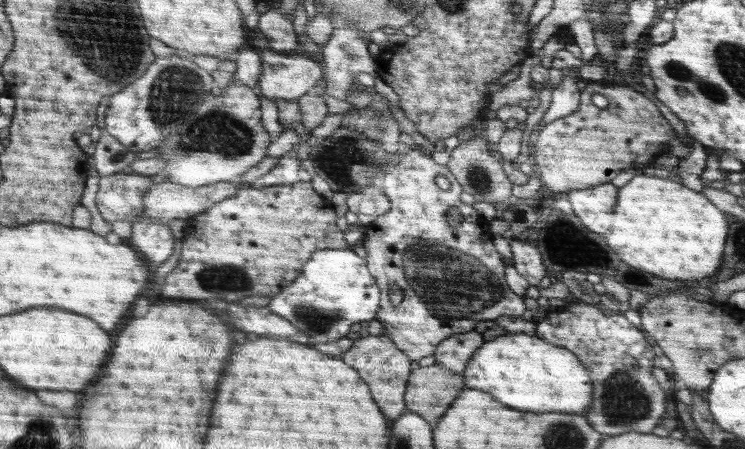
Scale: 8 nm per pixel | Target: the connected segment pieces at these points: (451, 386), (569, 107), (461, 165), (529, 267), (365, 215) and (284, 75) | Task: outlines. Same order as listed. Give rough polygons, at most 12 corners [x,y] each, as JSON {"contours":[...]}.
{"contours":[[[437,362],[411,371],[407,411],[436,426],[462,378]],[[570,72],[553,88],[545,124],[572,114],[581,103]],[[476,134],[447,166],[475,202],[499,208],[512,182]],[[513,238],[510,250],[518,274],[529,286],[547,276],[538,246]],[[380,182],[348,195],[344,210],[367,226],[392,203]],[[257,48],[264,64],[260,94],[299,99],[324,75],[322,61],[303,52]]]}

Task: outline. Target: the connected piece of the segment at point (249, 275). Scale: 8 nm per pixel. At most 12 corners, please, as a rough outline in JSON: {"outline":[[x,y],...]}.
{"outline":[[314,182],[190,218],[162,294],[276,296],[350,246]]}

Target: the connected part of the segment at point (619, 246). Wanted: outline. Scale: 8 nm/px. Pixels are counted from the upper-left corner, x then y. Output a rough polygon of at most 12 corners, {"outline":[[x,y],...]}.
{"outline":[[670,175],[572,190],[626,264],[700,282],[728,221]]}

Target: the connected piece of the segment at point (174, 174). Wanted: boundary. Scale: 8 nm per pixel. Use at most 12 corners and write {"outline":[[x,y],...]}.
{"outline":[[232,79],[156,147],[168,181],[235,182],[264,160],[260,100]]}

